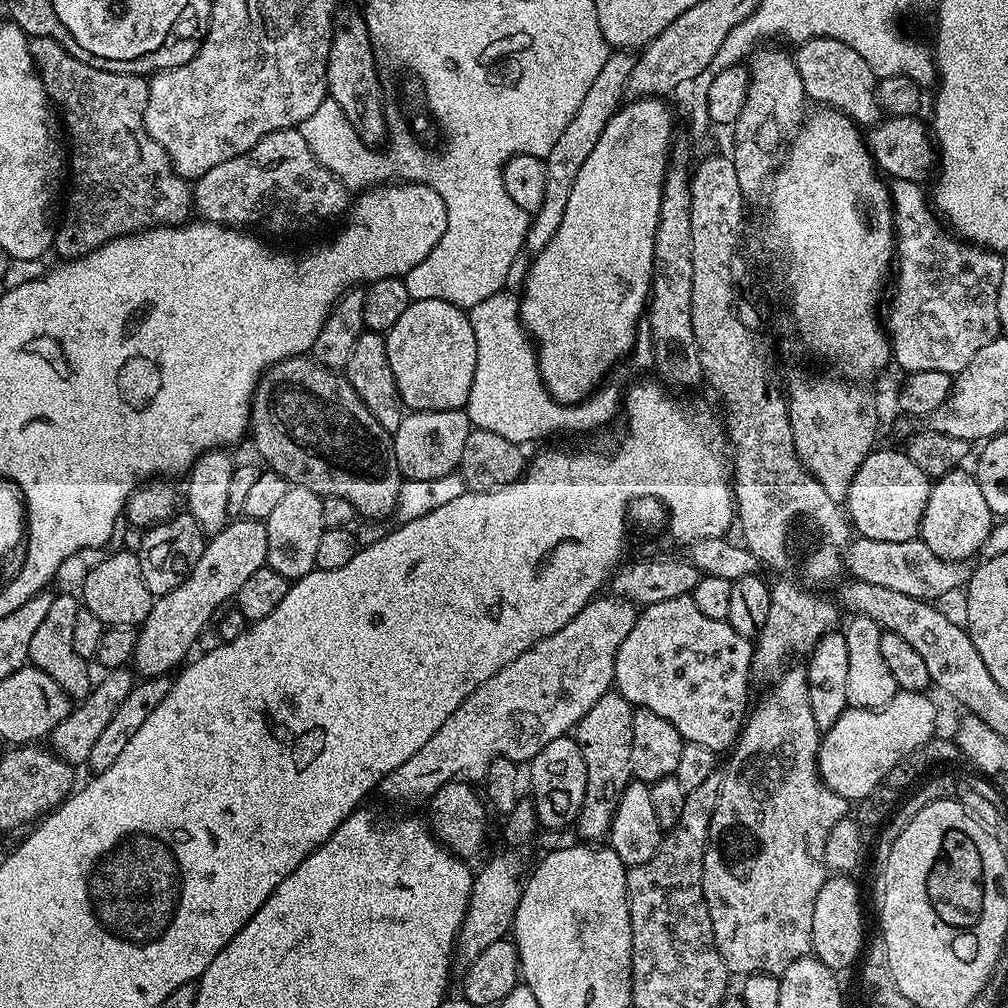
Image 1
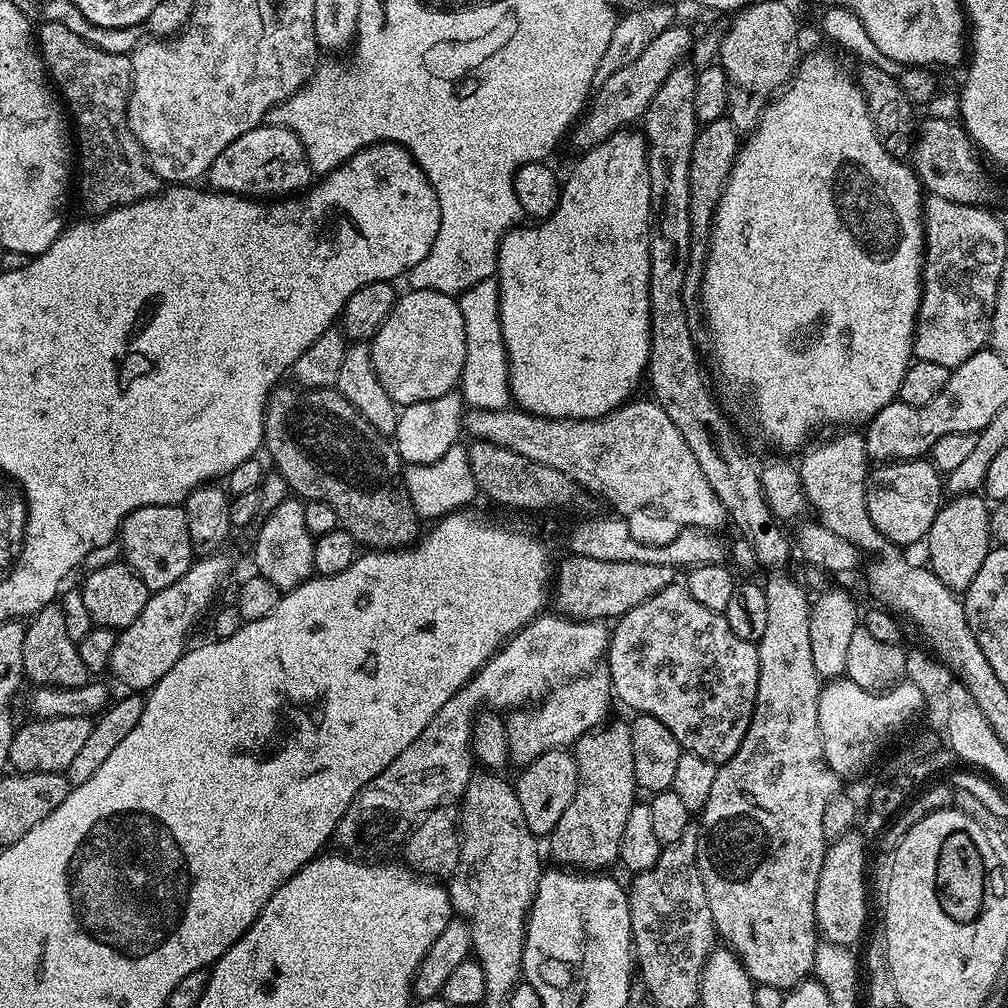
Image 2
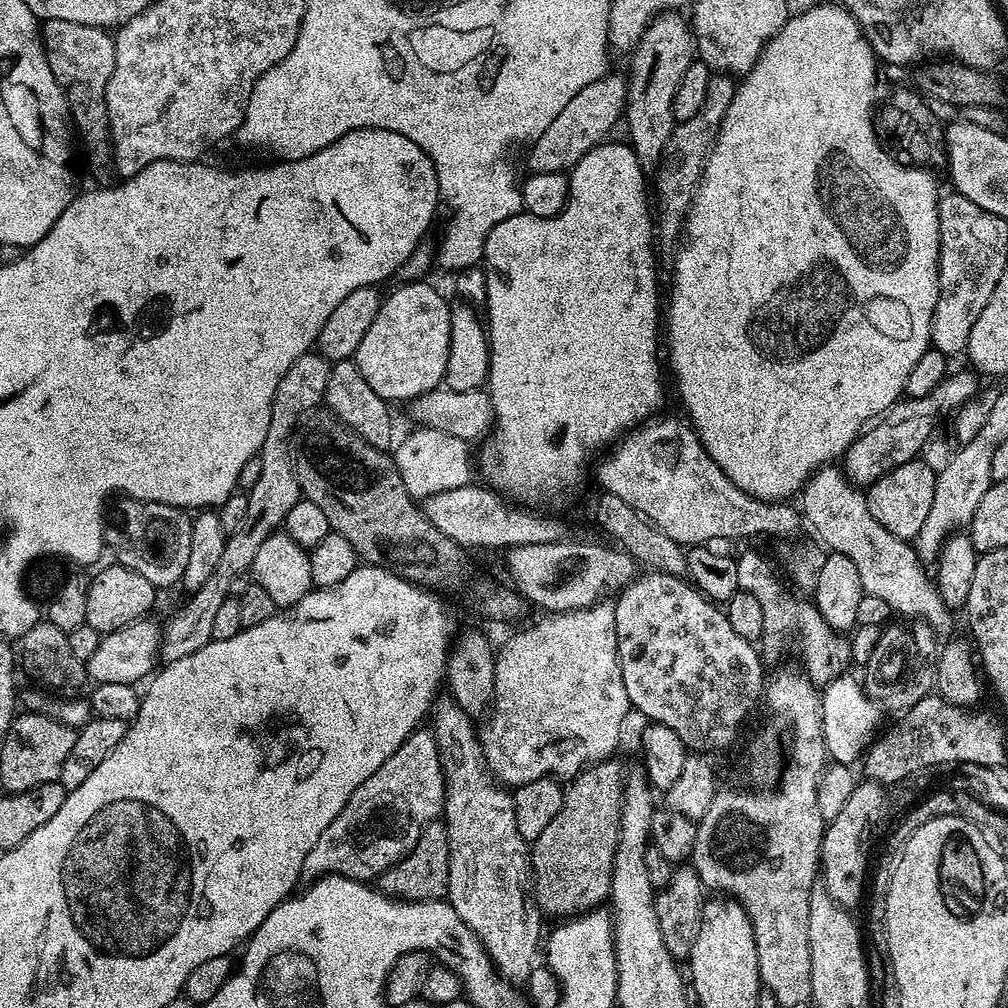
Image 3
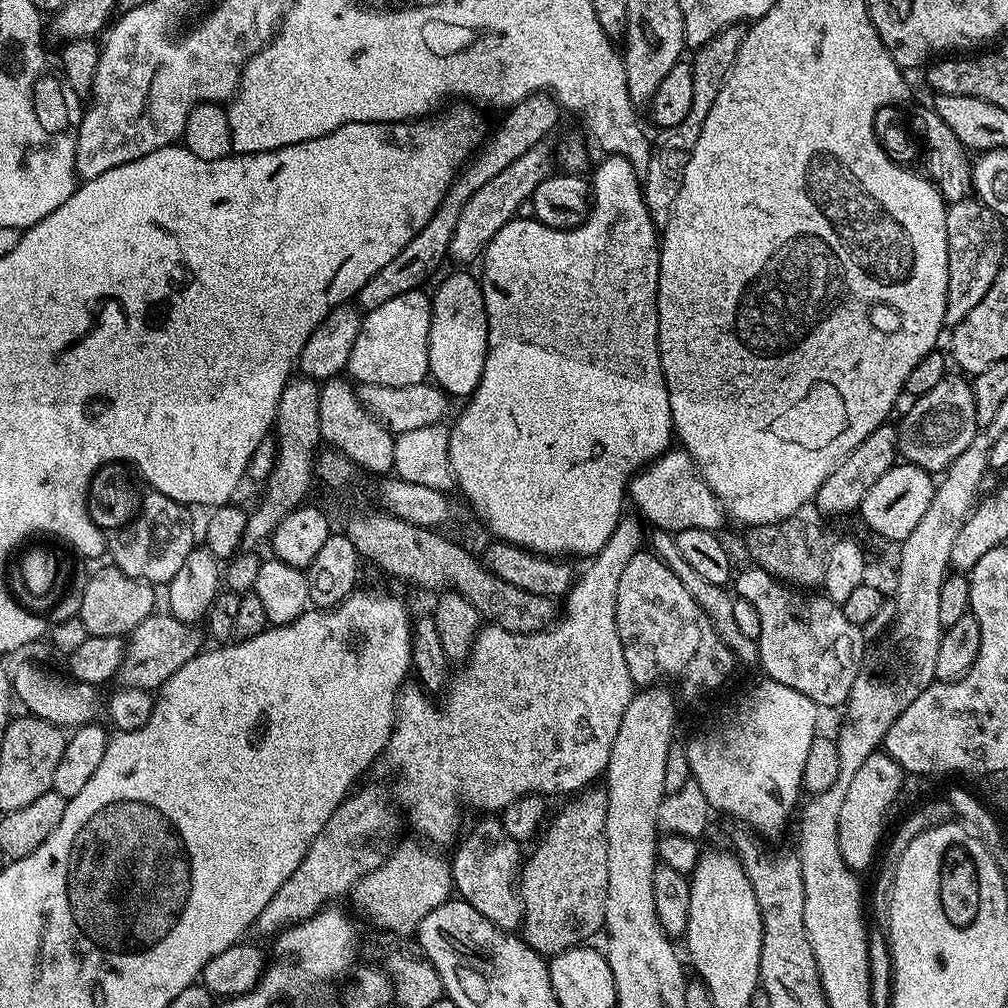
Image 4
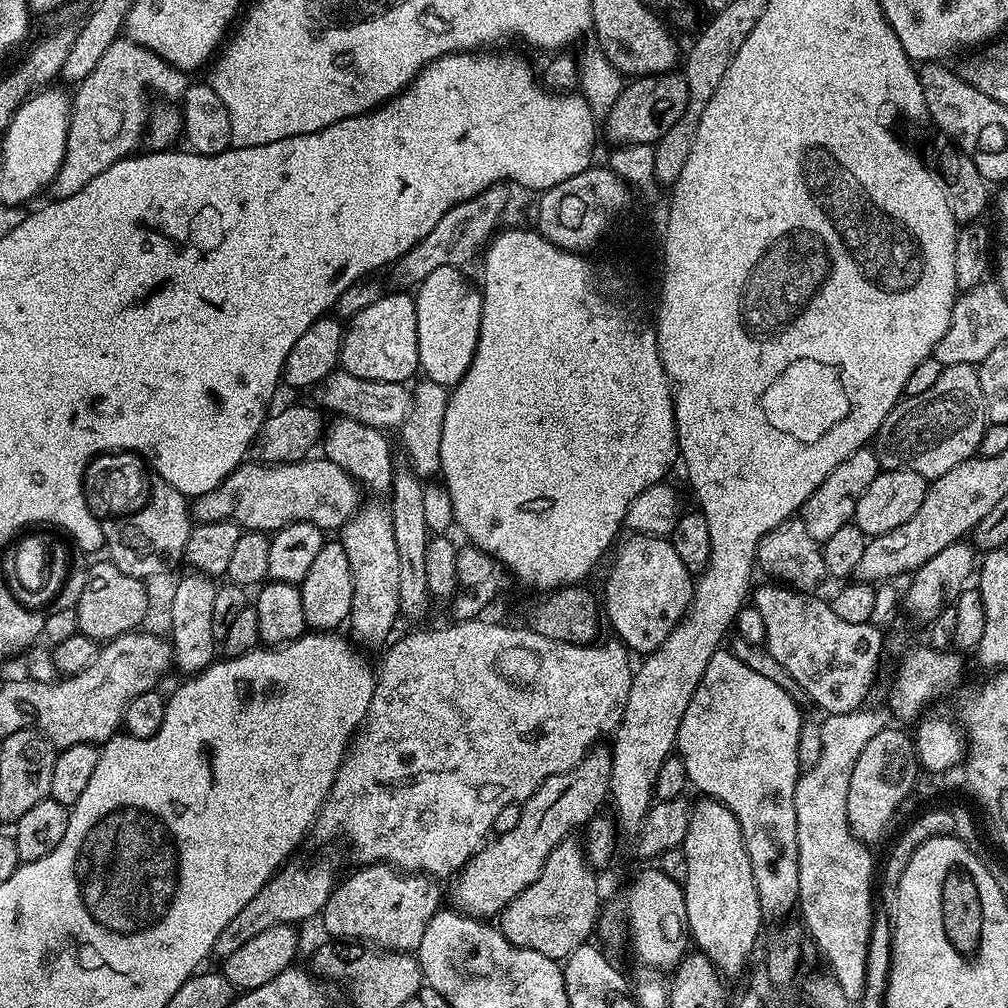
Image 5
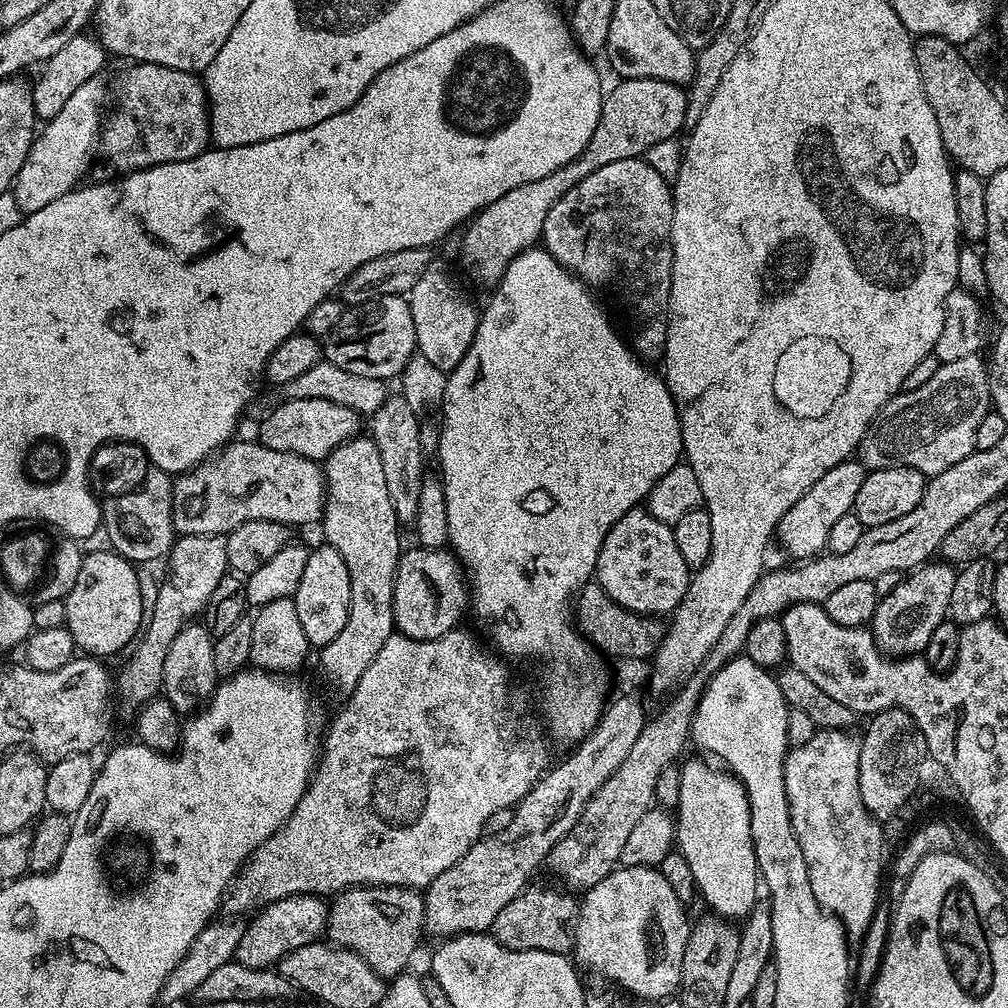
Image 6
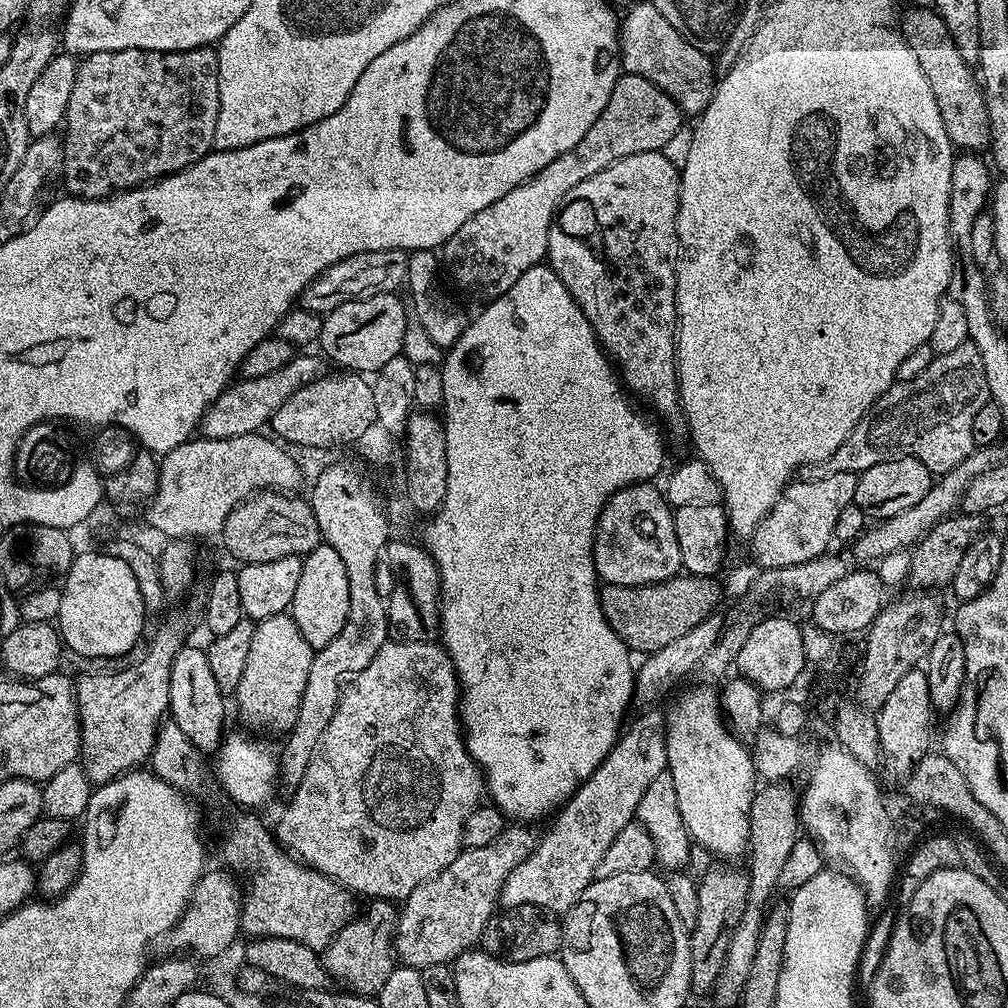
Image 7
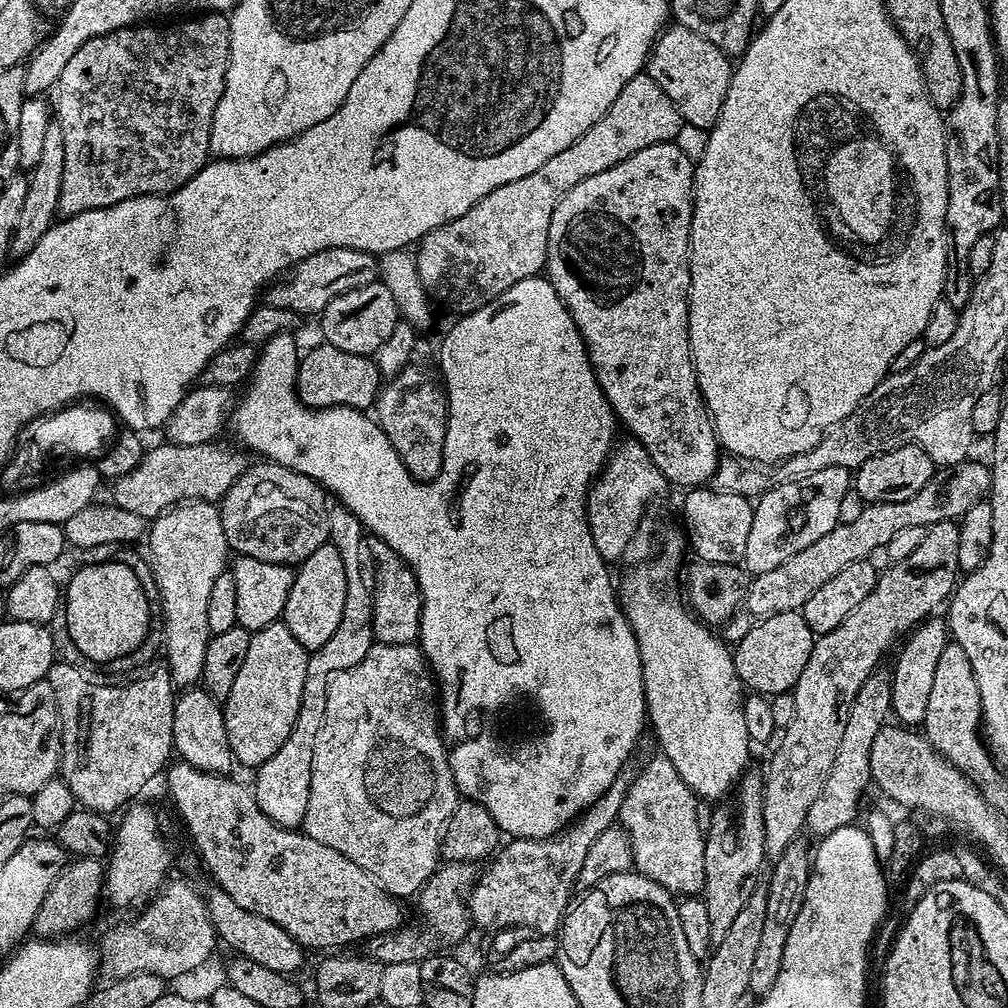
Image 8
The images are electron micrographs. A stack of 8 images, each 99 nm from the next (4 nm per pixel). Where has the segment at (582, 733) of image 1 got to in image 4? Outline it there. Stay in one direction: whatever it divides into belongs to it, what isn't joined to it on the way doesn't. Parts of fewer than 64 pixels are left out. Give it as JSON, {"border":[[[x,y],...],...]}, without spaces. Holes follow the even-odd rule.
{"border":[[[600,786],[575,793],[572,804],[547,821],[539,837],[540,845],[522,864],[518,881],[518,895],[524,903],[522,939],[545,958],[591,941],[588,939],[604,926],[608,793],[596,787]]]}

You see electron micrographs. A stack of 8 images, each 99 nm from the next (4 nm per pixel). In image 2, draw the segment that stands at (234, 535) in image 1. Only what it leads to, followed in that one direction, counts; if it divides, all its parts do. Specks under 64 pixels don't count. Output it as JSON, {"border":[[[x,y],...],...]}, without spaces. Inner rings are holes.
{"border":[[[213,554],[197,559],[188,567],[186,574],[182,574],[182,578],[178,578],[178,582],[151,593],[142,614],[138,614],[138,618],[134,618],[134,622],[130,622],[130,626],[122,629],[116,637],[114,654],[110,654],[111,675],[116,675],[128,687],[125,689],[151,690],[160,681],[162,674],[166,674],[166,670],[170,670],[170,666],[174,666],[174,662],[178,662],[178,658],[184,656],[190,644],[188,635],[191,634],[192,627],[199,622],[200,615],[211,606],[212,602],[214,604],[222,585],[229,579],[227,576],[227,558],[224,557],[224,554]]]}

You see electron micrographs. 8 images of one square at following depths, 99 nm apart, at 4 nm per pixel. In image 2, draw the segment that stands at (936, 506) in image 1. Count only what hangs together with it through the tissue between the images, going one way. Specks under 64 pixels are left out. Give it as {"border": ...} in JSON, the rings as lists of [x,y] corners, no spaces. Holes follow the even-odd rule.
{"border":[[[980,494],[954,496],[940,505],[926,537],[926,564],[932,569],[938,582],[942,582],[942,586],[946,586],[951,592],[967,592],[970,582],[974,582],[974,574],[978,574],[982,562],[986,562],[986,554],[990,551],[989,515],[989,501]]]}

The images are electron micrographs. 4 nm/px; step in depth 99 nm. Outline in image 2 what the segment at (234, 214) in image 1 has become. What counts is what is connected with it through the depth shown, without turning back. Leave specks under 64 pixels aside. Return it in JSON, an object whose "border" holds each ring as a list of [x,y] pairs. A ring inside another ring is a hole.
{"border":[[[265,122],[259,128],[246,130],[242,138],[234,138],[218,158],[210,166],[206,177],[207,183],[217,192],[232,192],[236,196],[249,198],[288,198],[301,190],[307,189],[313,183],[314,173],[308,165],[308,156],[304,153],[304,144],[288,128],[279,124]]]}

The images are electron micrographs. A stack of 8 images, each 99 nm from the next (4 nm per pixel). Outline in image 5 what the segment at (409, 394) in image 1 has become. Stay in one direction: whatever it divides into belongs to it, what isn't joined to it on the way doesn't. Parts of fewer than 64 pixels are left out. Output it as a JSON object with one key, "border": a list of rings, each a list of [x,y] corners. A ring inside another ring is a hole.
{"border":[[[395,290],[384,294],[380,299],[366,306],[360,313],[354,314],[347,321],[344,337],[342,338],[342,350],[340,351],[339,367],[345,372],[354,374],[358,378],[370,378],[374,382],[394,382],[404,384],[412,375],[421,371],[418,350],[418,323],[415,313],[415,302],[407,291]]]}

